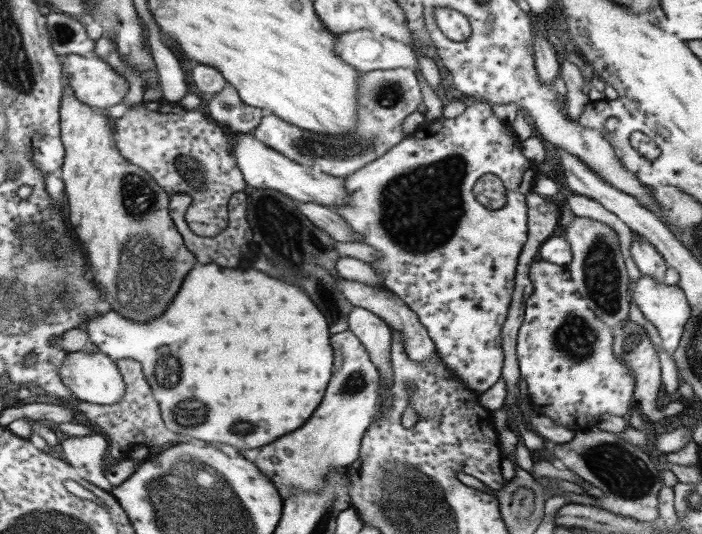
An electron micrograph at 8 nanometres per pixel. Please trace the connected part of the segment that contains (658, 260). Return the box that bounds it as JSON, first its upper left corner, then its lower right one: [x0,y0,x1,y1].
[630,231,668,282]

